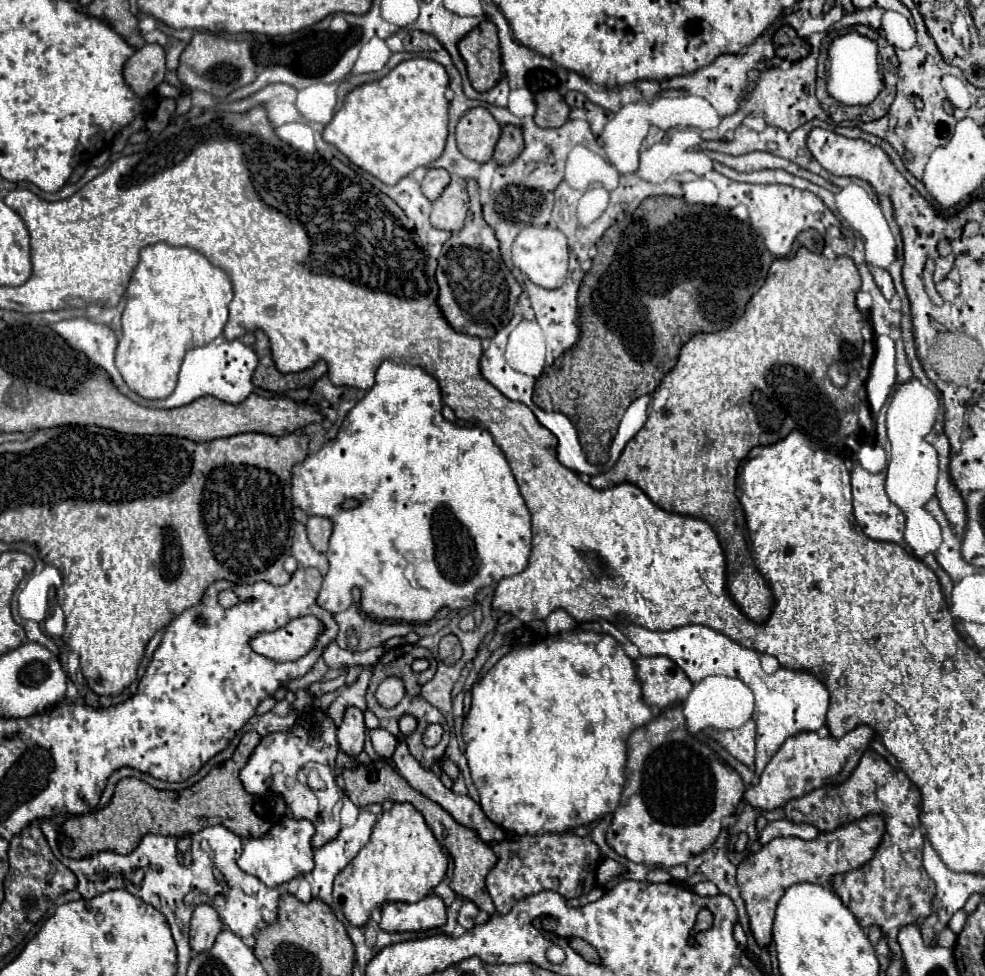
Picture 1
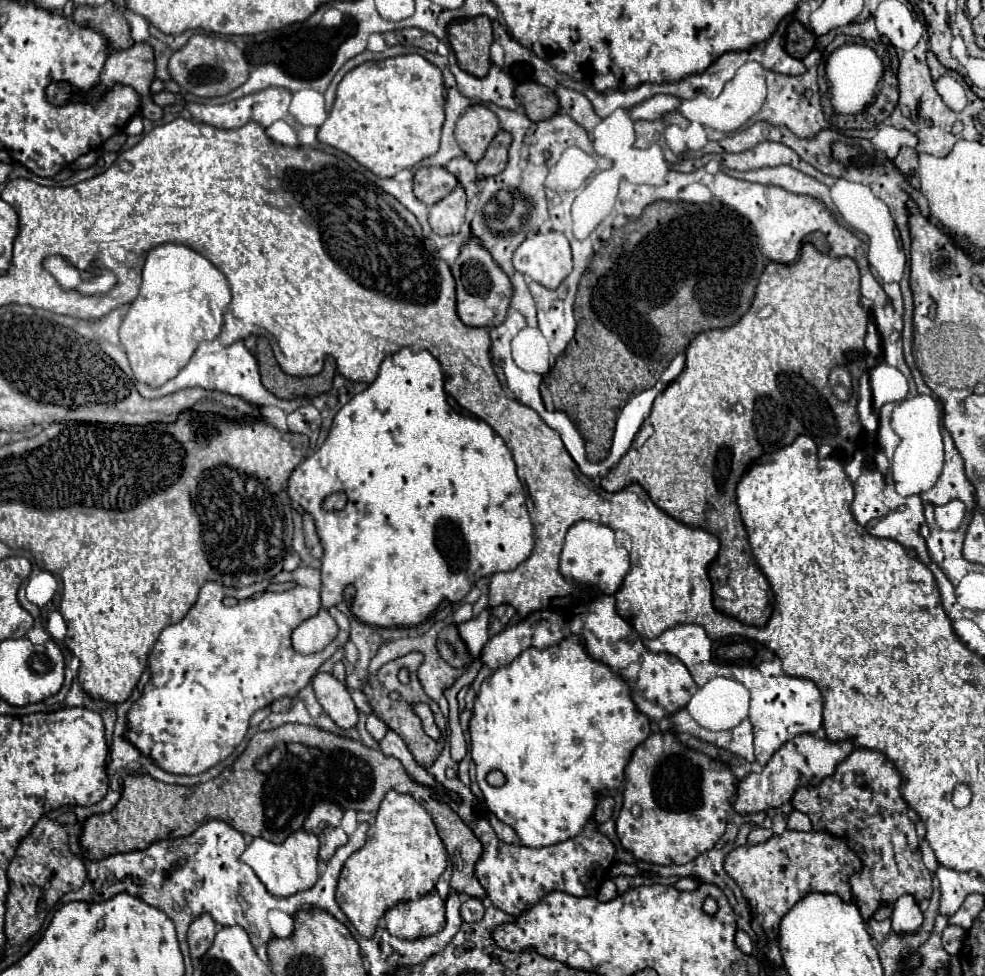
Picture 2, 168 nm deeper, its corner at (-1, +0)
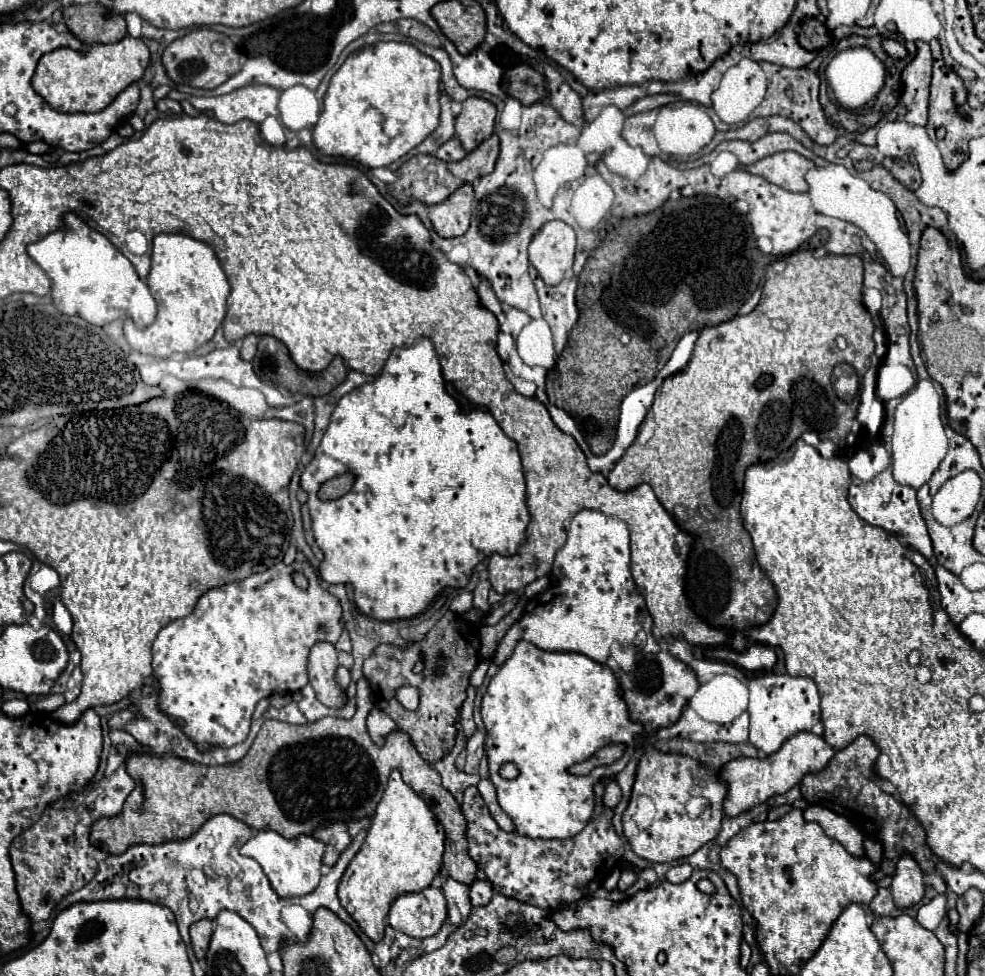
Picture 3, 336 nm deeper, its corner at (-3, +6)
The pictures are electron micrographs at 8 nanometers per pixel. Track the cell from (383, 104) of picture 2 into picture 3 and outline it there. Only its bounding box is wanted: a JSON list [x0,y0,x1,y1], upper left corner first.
[313,42,439,168]

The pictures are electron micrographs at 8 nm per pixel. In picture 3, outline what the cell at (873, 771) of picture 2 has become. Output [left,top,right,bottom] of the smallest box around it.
[801,736,935,880]

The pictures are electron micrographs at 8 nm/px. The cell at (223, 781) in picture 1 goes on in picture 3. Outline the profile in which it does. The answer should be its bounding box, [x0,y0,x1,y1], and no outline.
[91,706,477,884]

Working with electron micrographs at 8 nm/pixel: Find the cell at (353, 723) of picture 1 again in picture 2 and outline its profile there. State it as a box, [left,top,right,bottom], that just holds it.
[313,674,359,730]

